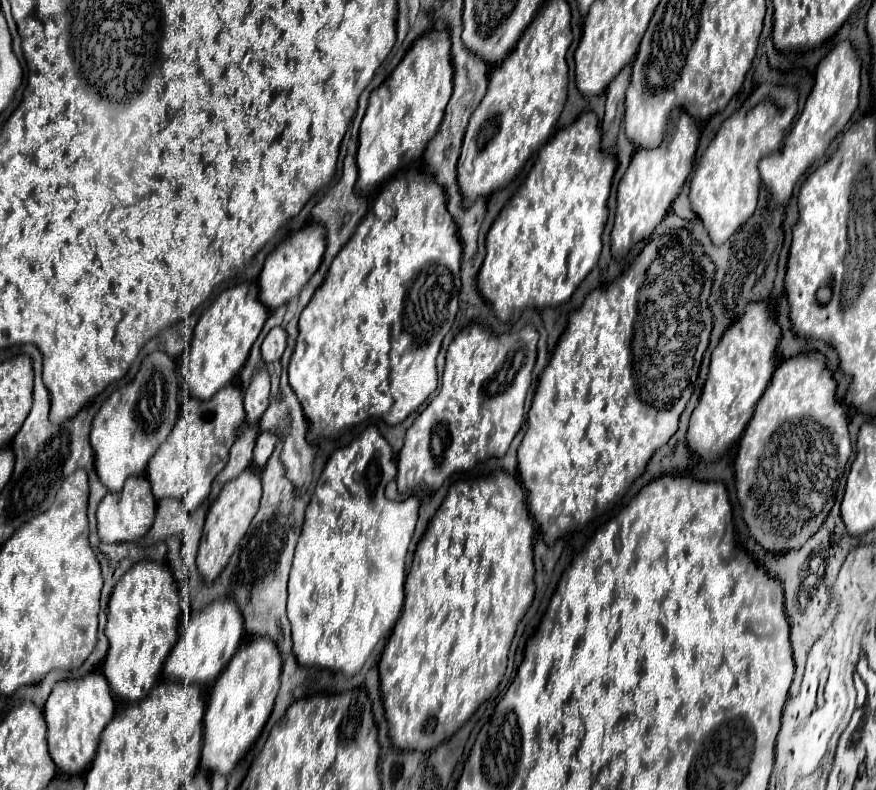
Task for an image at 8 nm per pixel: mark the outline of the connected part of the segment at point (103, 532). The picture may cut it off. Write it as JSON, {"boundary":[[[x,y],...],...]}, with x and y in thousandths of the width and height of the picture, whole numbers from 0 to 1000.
{"boundary":[[[152,603],[138,623],[124,623],[111,641],[111,668],[118,686],[150,686],[168,676],[177,658],[177,630],[166,603]]]}

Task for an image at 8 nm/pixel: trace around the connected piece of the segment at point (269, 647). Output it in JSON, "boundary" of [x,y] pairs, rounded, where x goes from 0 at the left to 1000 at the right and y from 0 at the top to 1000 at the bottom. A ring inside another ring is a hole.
{"boundary":[[[296,805],[271,823],[268,833],[264,833],[264,838],[259,841],[259,848],[255,848],[255,853],[248,858],[236,889],[232,909],[229,972],[248,975],[252,980],[261,980],[266,975],[266,970],[298,929],[312,899],[318,863],[321,828],[312,808]]]}

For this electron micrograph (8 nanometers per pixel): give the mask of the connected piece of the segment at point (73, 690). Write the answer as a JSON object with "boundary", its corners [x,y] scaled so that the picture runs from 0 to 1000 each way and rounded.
{"boundary":[[[106,848],[90,861],[70,861],[61,868],[61,876],[51,891],[54,942],[56,954],[70,977],[90,980],[102,972],[113,942],[113,929],[129,909],[129,901],[129,878],[113,848]]]}

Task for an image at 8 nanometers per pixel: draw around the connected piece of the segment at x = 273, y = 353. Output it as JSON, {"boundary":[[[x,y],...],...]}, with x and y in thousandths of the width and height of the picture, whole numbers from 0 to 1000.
{"boundary":[[[321,413],[312,415],[305,423],[305,428],[300,430],[300,435],[298,435],[298,453],[300,453],[300,458],[305,461],[305,458],[318,456],[323,451],[323,446],[325,446],[325,438],[328,438],[325,418]]]}

